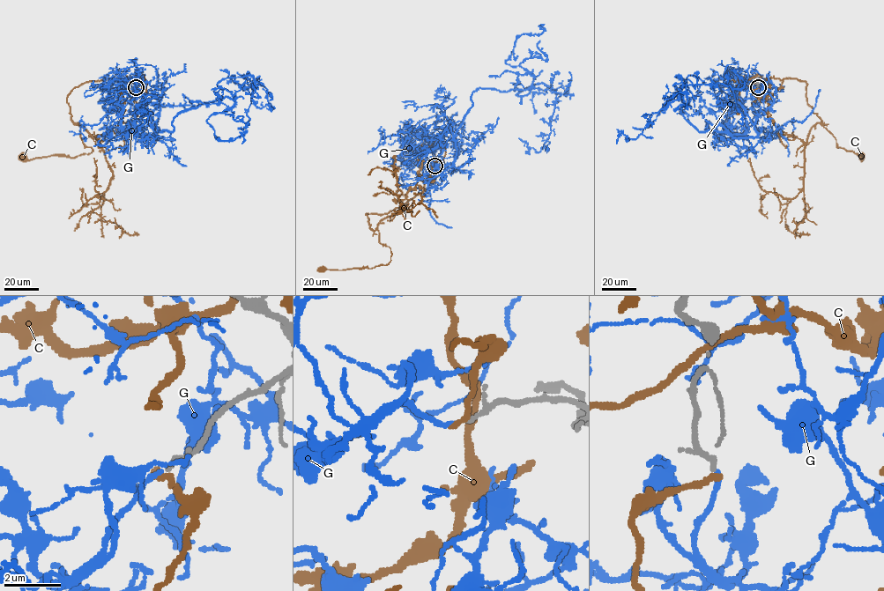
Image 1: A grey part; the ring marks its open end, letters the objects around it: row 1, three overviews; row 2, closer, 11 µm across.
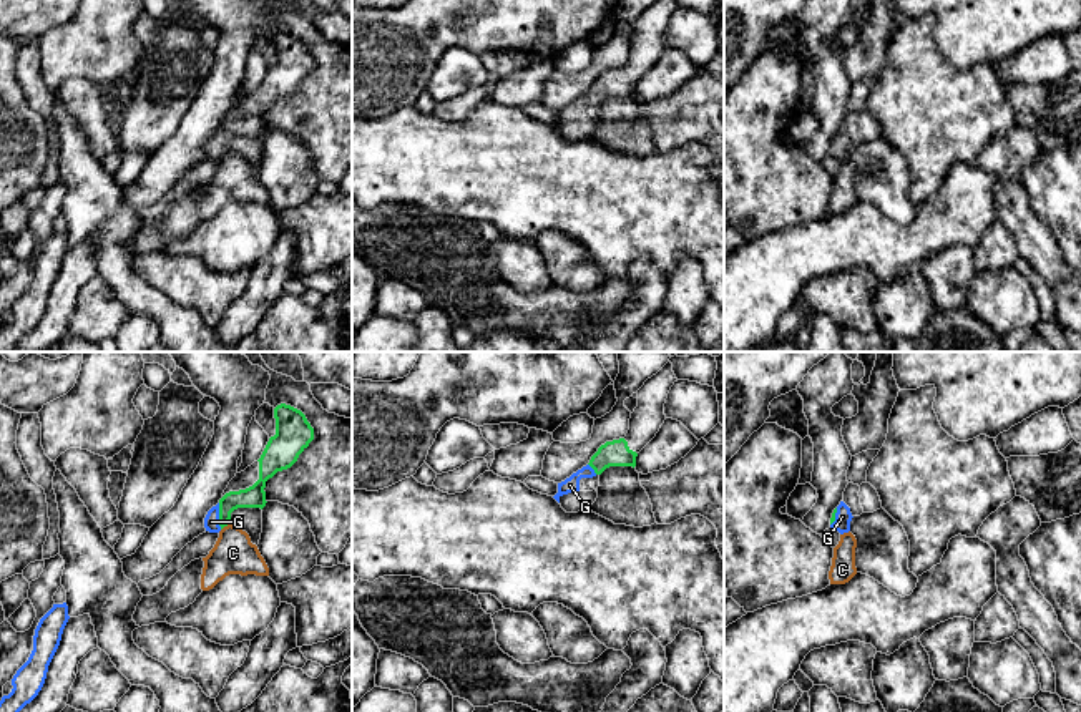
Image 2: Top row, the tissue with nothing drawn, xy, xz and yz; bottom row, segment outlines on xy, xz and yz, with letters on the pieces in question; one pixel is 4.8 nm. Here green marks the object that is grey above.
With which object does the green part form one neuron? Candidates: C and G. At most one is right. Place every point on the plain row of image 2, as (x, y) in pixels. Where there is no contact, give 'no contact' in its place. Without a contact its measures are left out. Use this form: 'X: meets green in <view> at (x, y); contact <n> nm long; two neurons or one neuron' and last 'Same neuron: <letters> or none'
C: meets green in xy at (225, 153); contact 50 nm long; two neurons
G: meets green in xy at (220, 145); contact 130 nm long; one neuron
Same neuron: G

